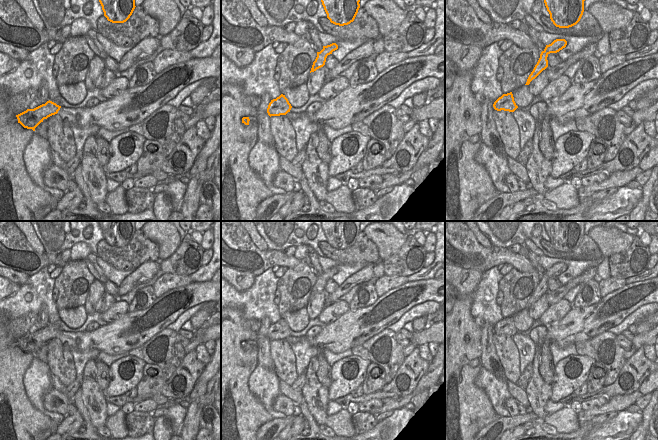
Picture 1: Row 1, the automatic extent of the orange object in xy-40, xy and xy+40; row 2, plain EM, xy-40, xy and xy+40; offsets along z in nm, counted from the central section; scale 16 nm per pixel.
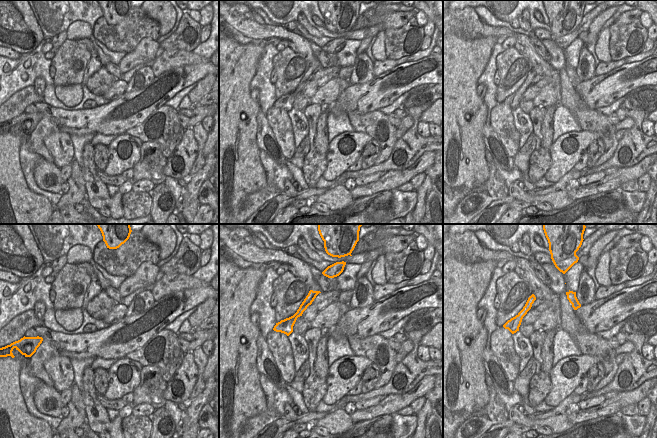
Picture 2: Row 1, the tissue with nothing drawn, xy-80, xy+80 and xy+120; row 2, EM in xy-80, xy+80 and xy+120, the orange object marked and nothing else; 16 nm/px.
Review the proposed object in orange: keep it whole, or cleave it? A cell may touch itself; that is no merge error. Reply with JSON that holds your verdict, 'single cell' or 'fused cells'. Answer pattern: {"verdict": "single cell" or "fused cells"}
{"verdict": "fused cells"}

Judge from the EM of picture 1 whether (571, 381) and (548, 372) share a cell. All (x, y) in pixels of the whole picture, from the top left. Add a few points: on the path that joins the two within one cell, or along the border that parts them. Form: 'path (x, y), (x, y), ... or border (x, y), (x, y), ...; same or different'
border (555, 366), (552, 384); different

